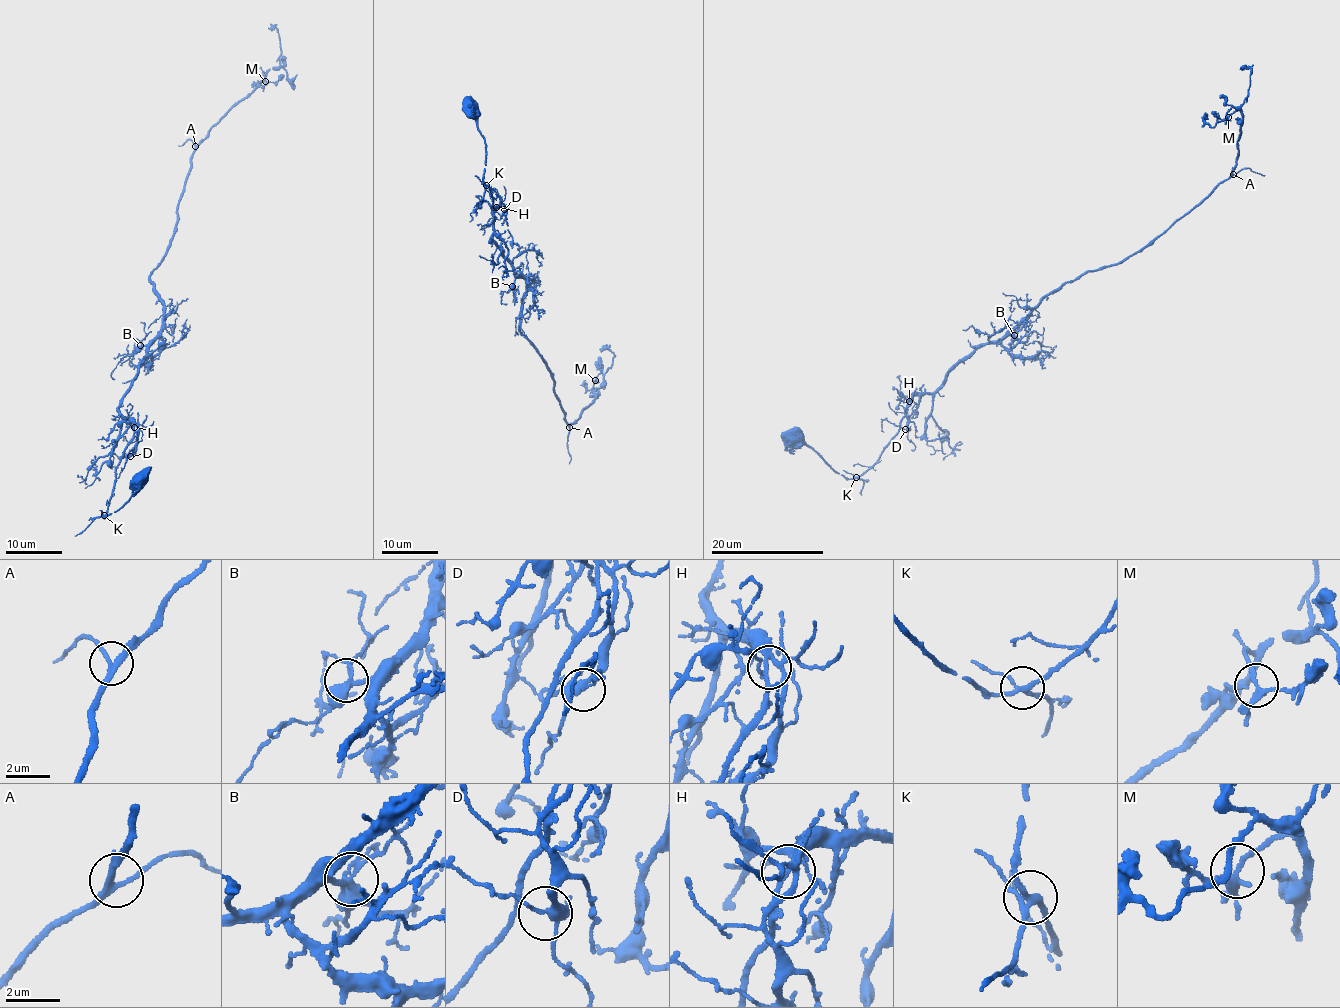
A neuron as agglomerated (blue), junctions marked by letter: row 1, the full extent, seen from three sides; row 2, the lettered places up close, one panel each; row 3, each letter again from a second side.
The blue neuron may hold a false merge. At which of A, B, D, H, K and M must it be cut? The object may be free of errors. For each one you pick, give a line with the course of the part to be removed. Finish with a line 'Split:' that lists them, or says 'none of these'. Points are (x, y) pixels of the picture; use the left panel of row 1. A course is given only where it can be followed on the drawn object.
Split: none of these

